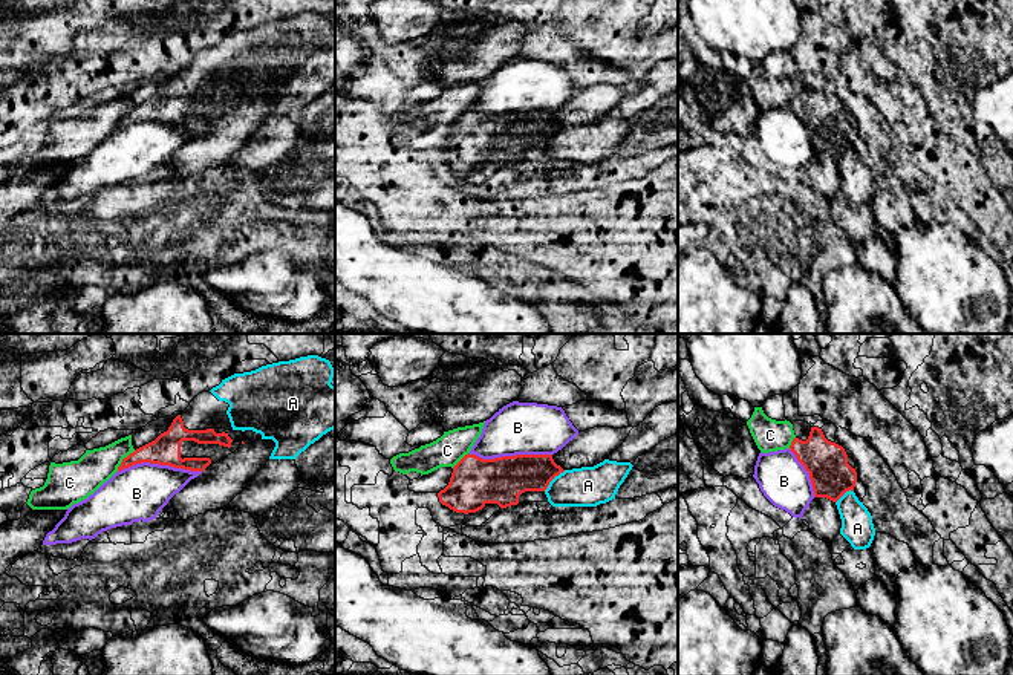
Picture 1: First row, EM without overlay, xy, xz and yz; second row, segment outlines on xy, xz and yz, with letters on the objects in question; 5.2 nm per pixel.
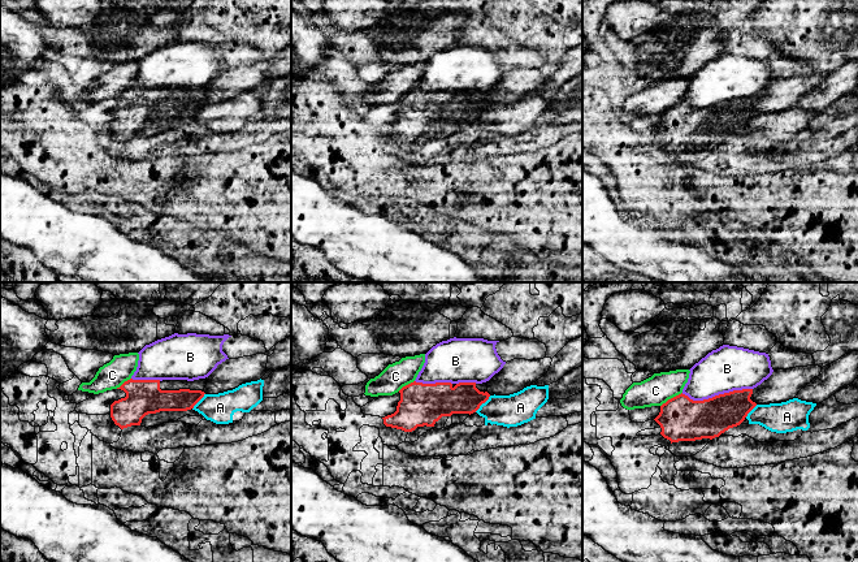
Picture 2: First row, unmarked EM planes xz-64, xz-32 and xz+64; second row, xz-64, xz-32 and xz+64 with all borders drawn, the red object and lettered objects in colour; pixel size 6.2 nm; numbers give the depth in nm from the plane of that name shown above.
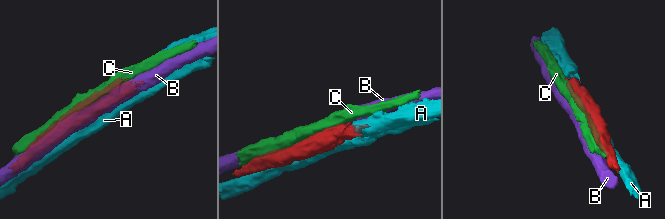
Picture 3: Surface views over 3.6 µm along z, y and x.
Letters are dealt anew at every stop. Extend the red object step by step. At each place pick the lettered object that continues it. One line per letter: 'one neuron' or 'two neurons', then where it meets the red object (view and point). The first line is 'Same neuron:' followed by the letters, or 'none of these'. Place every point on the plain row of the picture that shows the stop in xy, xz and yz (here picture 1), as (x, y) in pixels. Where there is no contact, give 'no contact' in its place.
Same neuron: none of these
A: two neurons; meets red in xz at (553, 135)
B: two neurons; meets red in xy at (159, 121)
C: two neurons; meets red in xy at (123, 117)

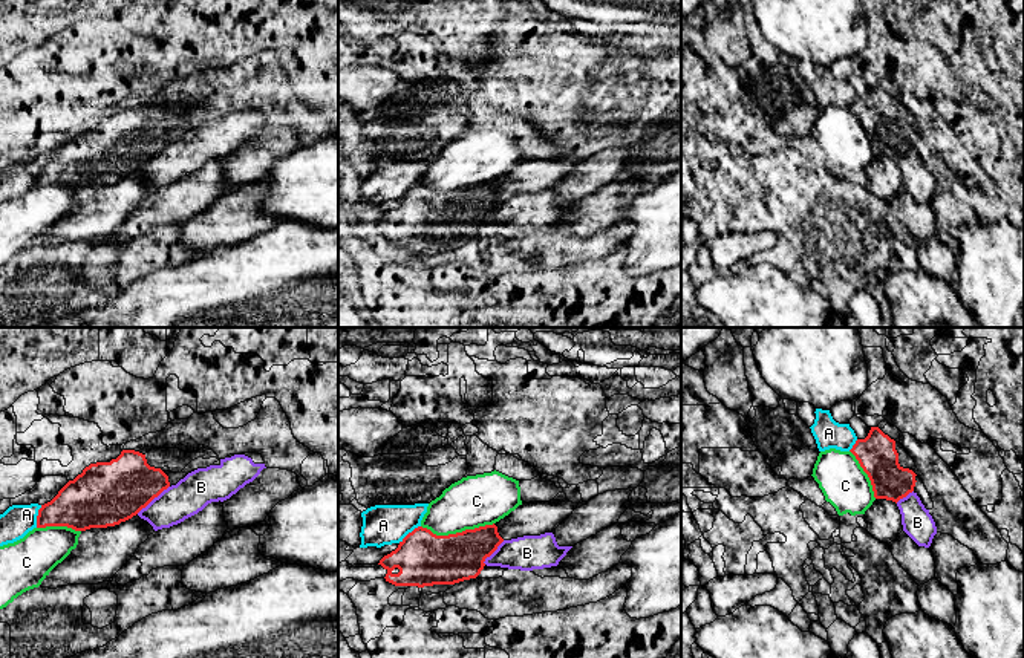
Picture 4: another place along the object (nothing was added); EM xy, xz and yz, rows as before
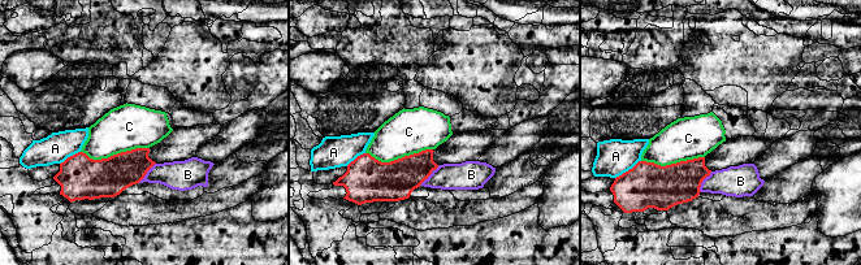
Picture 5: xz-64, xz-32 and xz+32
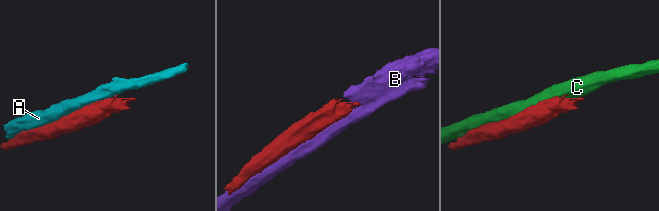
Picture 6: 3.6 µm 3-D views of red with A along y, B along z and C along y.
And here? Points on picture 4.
Same neuron: none of these
A: two neurons; meets red in xz at (409, 190)
B: two neurons; meets red in xy at (152, 156)
C: two neurons; meets red in xz at (456, 190)

